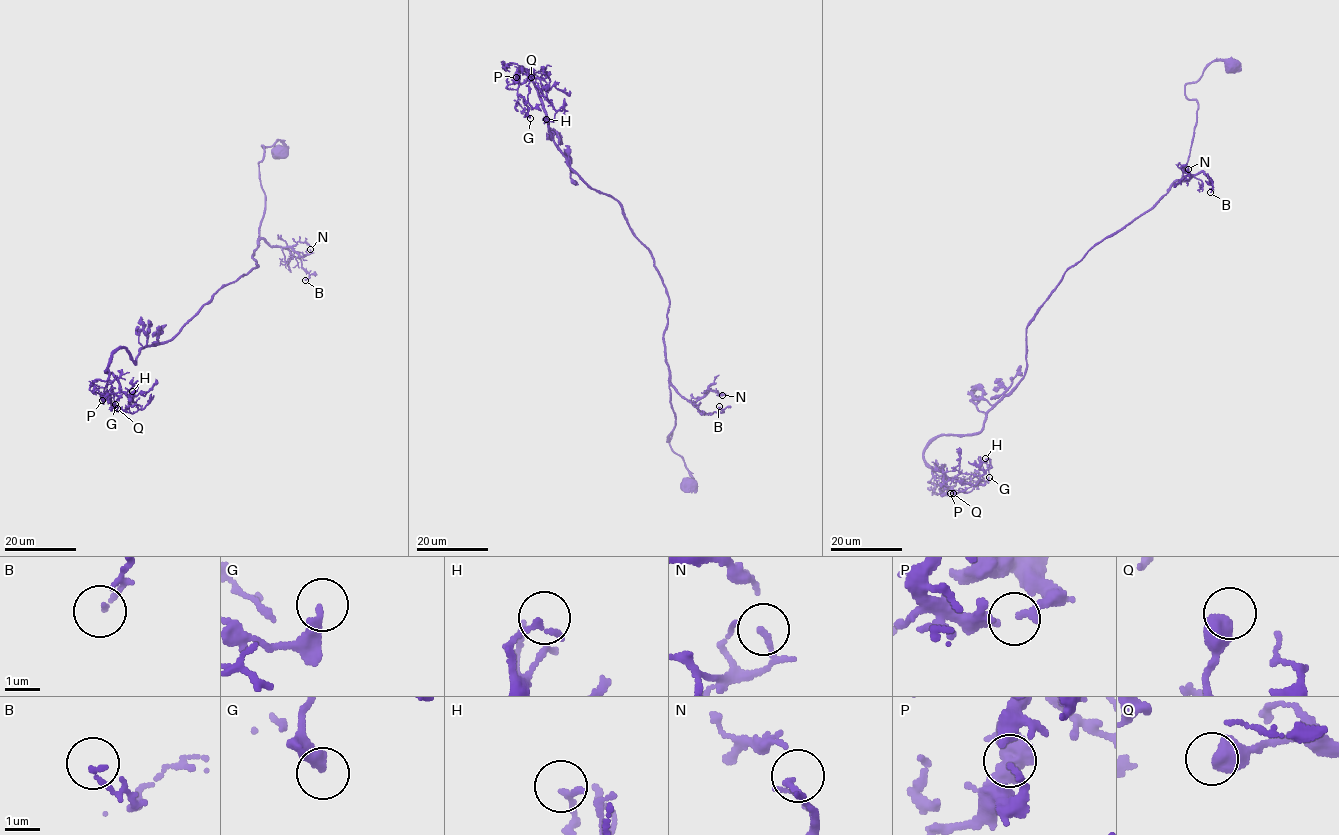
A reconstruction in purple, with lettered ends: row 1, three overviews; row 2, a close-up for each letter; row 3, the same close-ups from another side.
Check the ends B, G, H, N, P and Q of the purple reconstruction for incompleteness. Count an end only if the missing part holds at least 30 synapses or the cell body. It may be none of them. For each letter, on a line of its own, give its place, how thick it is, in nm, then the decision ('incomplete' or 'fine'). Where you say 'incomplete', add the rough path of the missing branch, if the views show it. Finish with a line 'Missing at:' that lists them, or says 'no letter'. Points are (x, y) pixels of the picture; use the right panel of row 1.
B: (1210, 192) | 140 nm | fine
G: (989, 477) | 320 nm | fine
H: (985, 458) | 180 nm | fine
N: (1188, 169) | 90 nm | fine
P: (950, 493) | 180 nm | fine
Q: (953, 493) | 600 nm | fine
Missing at: no letter

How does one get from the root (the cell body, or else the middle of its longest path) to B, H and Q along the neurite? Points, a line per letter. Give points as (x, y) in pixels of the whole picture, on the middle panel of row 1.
B: (688, 485), (672, 432), (667, 441), (675, 418), (669, 387), (701, 412), (719, 406)
H: (688, 485), (667, 441), (665, 285), (616, 199), (552, 139), (523, 66), (546, 119)
Q: (688, 485), (667, 441), (665, 285), (616, 199), (552, 139), (523, 66), (517, 94), (531, 77)

